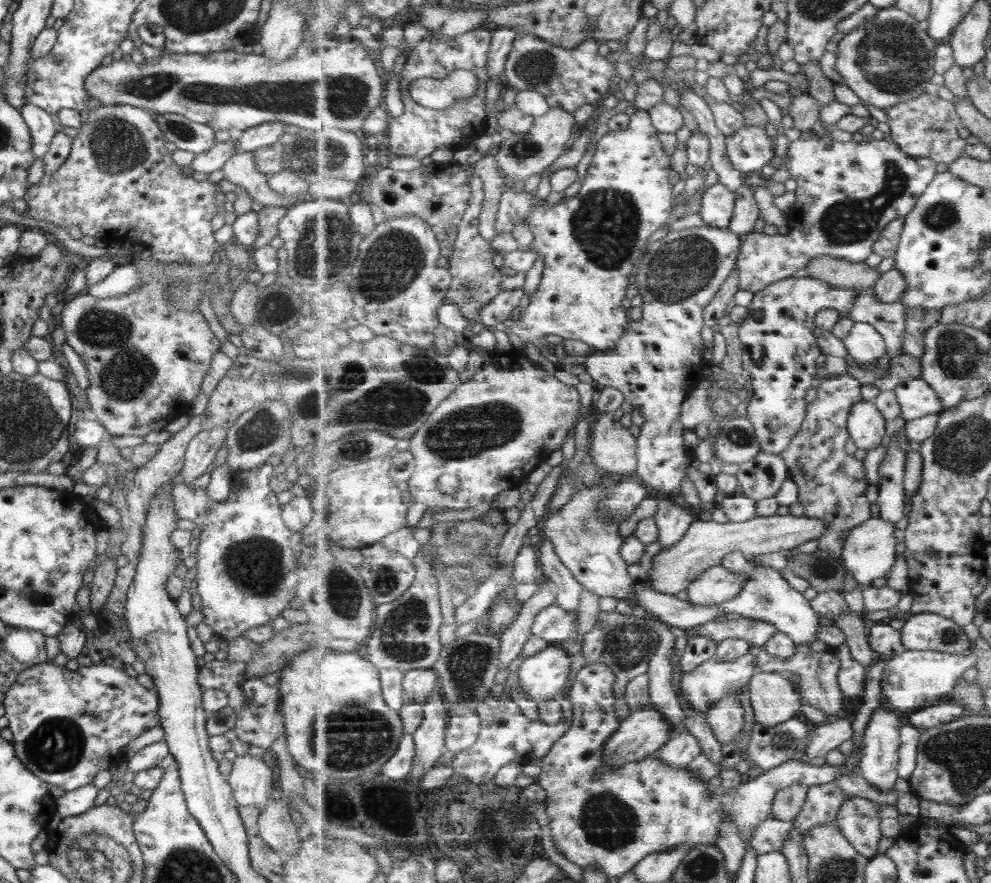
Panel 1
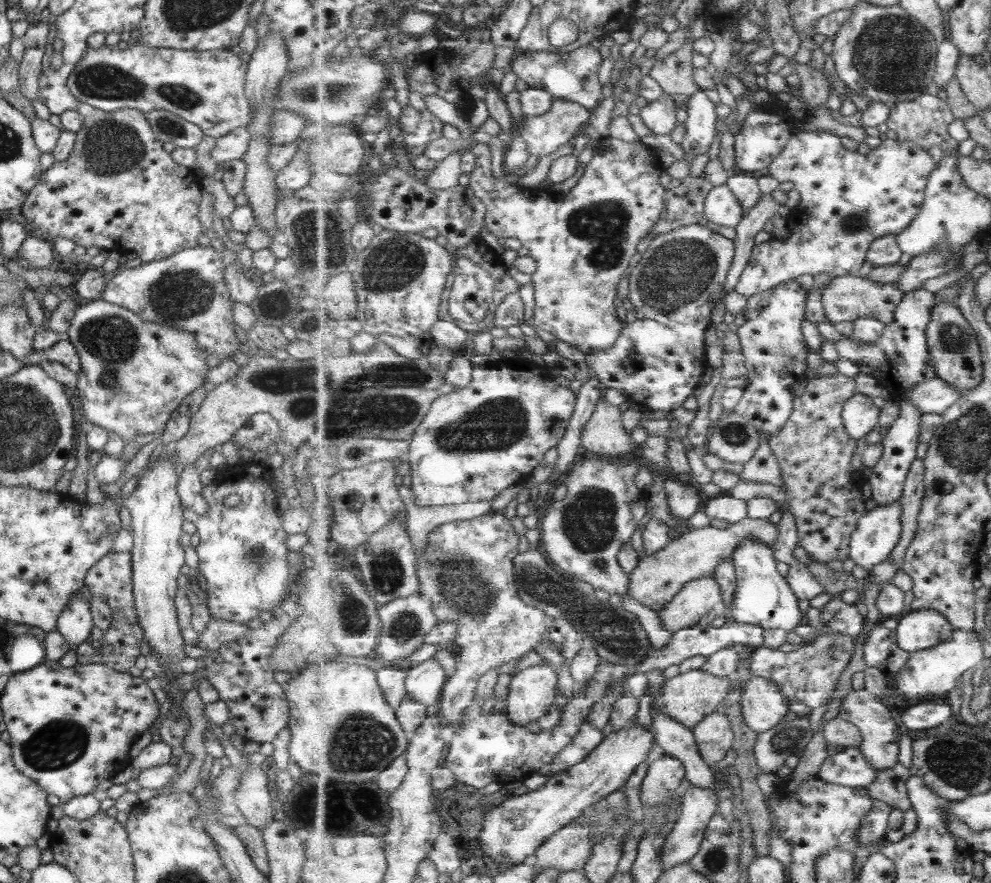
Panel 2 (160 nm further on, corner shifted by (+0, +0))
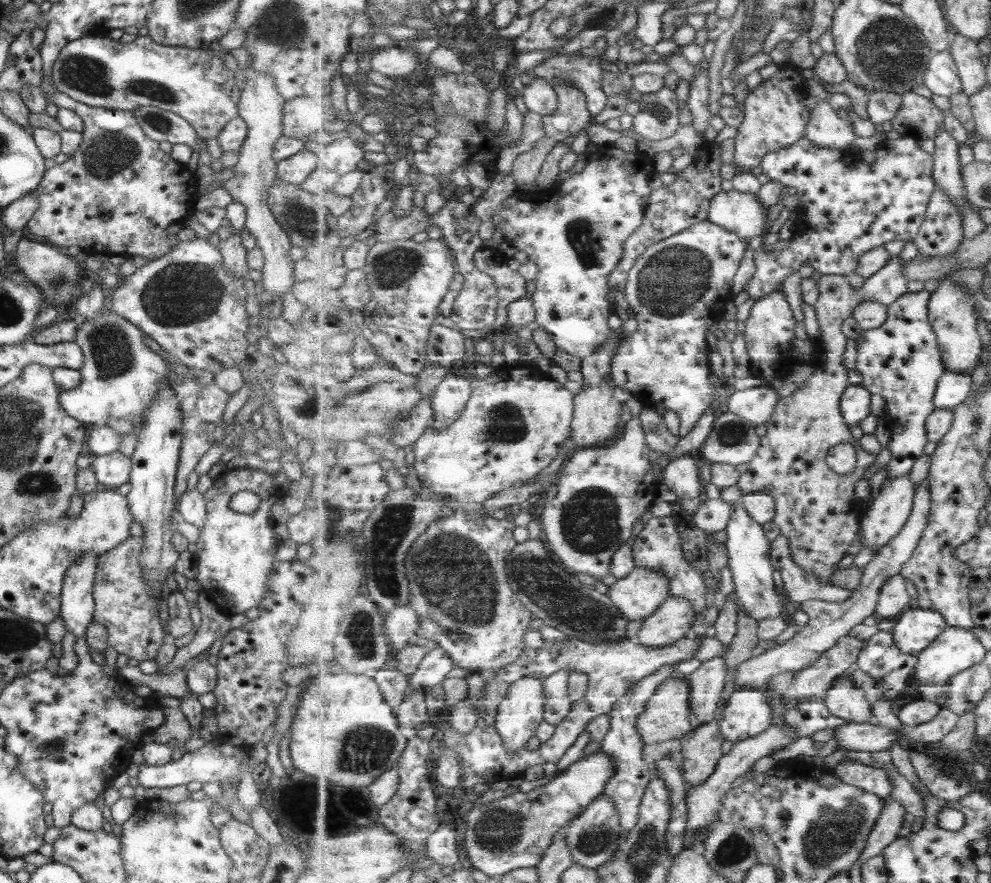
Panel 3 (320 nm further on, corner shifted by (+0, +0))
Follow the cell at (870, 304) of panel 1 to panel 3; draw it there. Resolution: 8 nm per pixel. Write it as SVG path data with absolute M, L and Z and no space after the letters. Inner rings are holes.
M898 256L891 257L879 272L865 279L859 289L851 288L846 275L820 276L817 281L820 295L814 309L822 330L821 366L827 370L815 368L813 374L792 395L779 400L775 416L765 425L767 430L762 437L761 447L738 483L744 495L765 493L775 499L776 516L773 521L780 528L780 534L791 543L794 561L803 570L814 573L825 582L832 580L839 562L858 537L864 513L860 508L863 500L853 492L857 482L877 462L875 454L861 448L842 414L843 394L850 385L848 370L843 364L847 335L842 331L842 324L863 301L877 301L890 307L901 298L909 290L904 263ZM843 443L849 443L856 451L857 465L851 475L839 475L825 462L827 452Z

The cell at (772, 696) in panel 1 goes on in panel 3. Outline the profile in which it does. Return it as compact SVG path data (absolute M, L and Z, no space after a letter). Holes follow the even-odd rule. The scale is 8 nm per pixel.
M739 689L726 702L718 723L724 738L738 743L765 733L773 725L772 705L763 689Z

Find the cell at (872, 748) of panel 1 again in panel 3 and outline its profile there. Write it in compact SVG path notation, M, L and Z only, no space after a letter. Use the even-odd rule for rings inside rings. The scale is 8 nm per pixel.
M838 677L822 698L828 709L851 723L870 723L873 707L865 698L865 690L853 684L850 677Z

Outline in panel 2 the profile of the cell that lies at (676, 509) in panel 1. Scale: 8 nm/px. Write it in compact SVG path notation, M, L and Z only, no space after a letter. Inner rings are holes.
M682 479L666 480L666 496L672 513L682 521L689 520L701 506L698 486Z

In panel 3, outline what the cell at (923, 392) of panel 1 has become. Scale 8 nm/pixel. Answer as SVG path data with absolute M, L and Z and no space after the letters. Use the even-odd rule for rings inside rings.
M949 369L939 379L935 394L935 409L954 411L971 397L974 380L972 374L958 373Z

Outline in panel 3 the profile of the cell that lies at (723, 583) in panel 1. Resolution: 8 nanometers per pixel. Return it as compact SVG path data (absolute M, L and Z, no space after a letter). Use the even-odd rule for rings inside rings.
M671 595L649 618L644 619L635 639L647 646L673 644L691 633L698 613L688 598Z

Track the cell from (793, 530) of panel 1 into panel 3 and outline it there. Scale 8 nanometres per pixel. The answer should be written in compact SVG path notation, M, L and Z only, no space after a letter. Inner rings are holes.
M636 566L625 578L615 581L606 593L629 620L649 618L670 597L670 578L646 566Z

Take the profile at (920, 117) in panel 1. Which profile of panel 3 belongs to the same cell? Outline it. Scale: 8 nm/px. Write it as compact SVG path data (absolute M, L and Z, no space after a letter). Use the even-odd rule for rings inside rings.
M912 91L903 98L900 113L891 120L893 130L903 137L934 141L945 126L945 111L937 108L933 100Z

